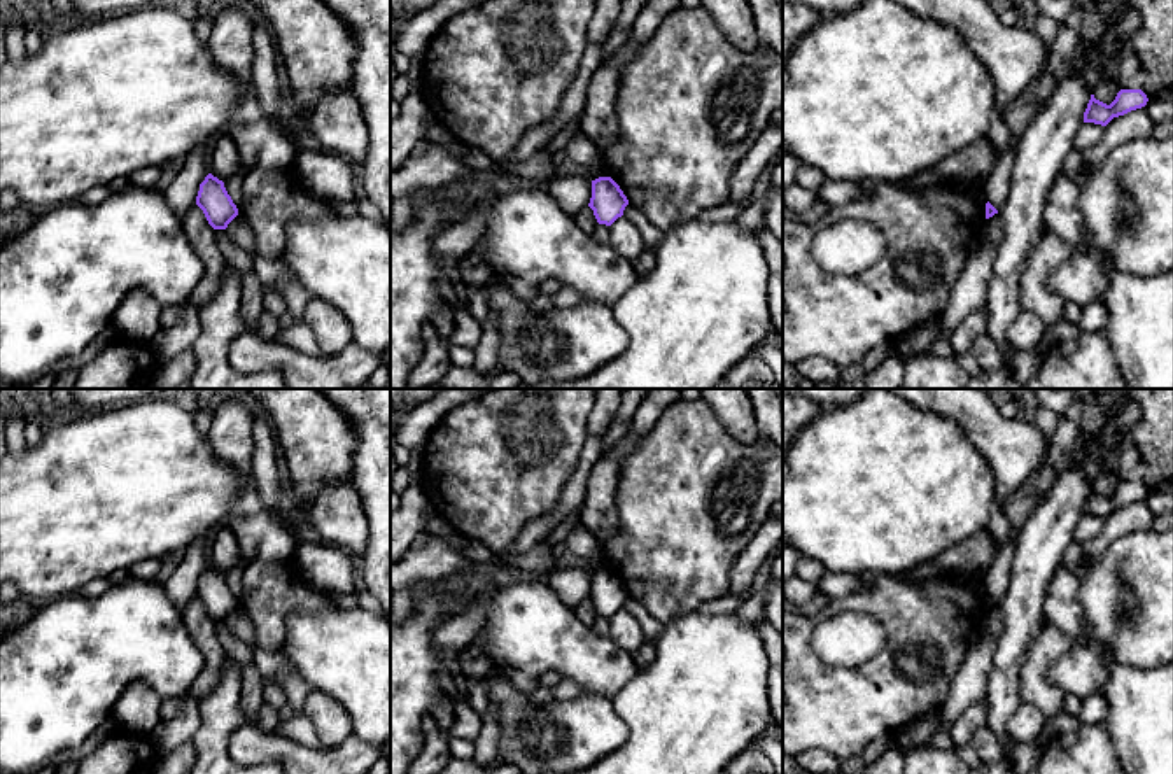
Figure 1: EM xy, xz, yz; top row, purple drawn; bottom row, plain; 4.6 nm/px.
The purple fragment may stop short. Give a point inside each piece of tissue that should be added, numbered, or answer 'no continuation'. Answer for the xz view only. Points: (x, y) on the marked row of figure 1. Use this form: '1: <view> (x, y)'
no continuation

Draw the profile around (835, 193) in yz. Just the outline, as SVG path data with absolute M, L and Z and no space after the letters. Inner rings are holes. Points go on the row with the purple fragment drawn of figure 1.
M825 180L818 189L819 203L828 203L832 207L842 207L856 200L861 193L860 182L849 180Z

